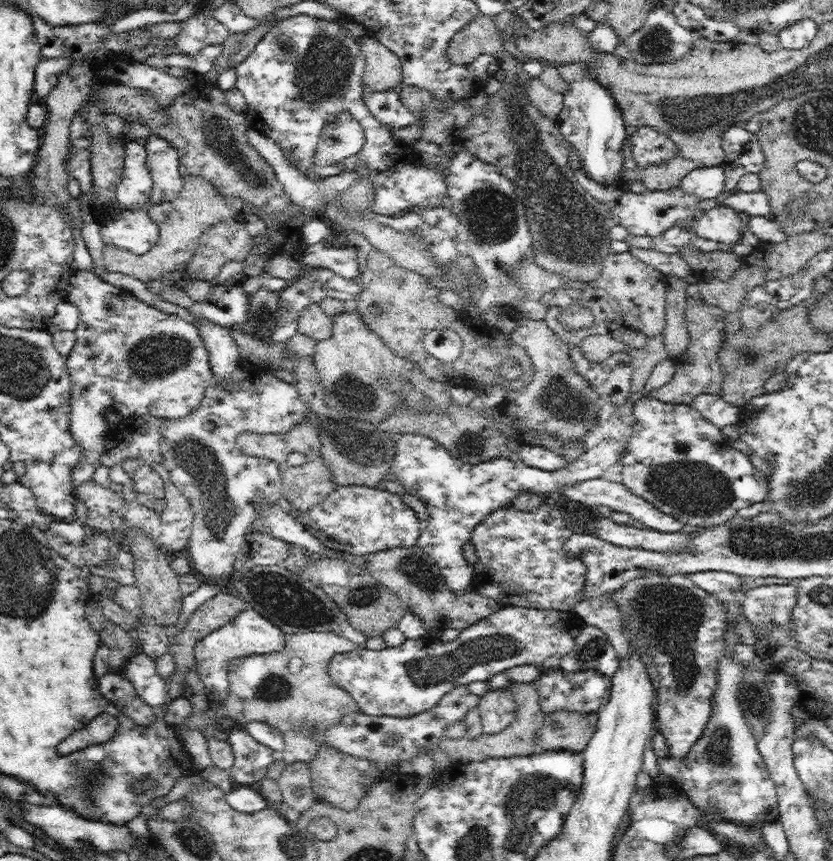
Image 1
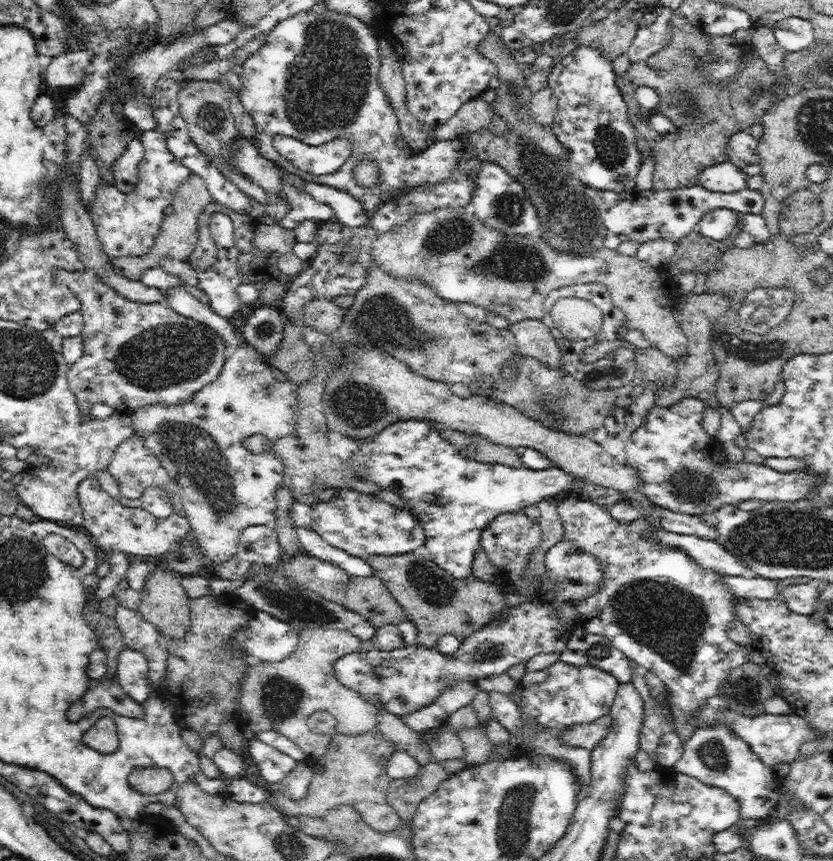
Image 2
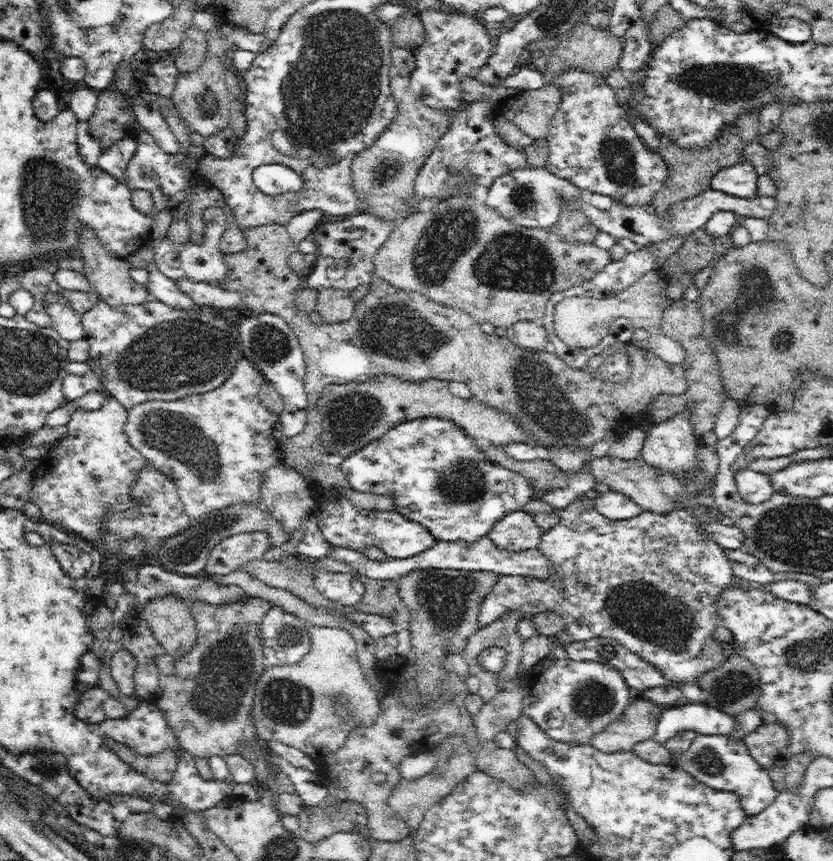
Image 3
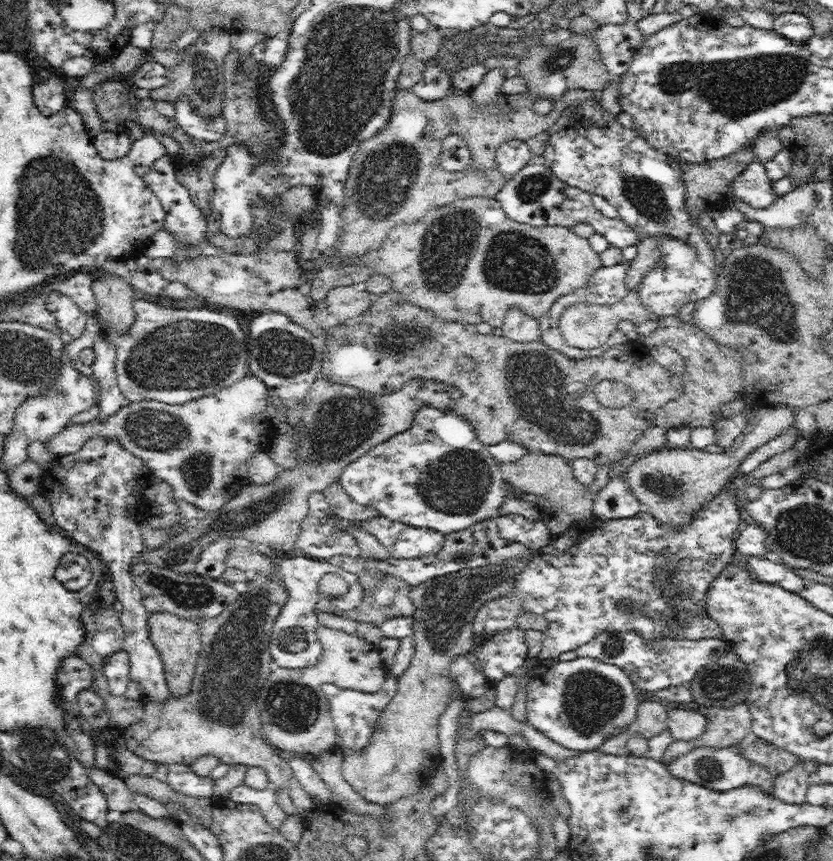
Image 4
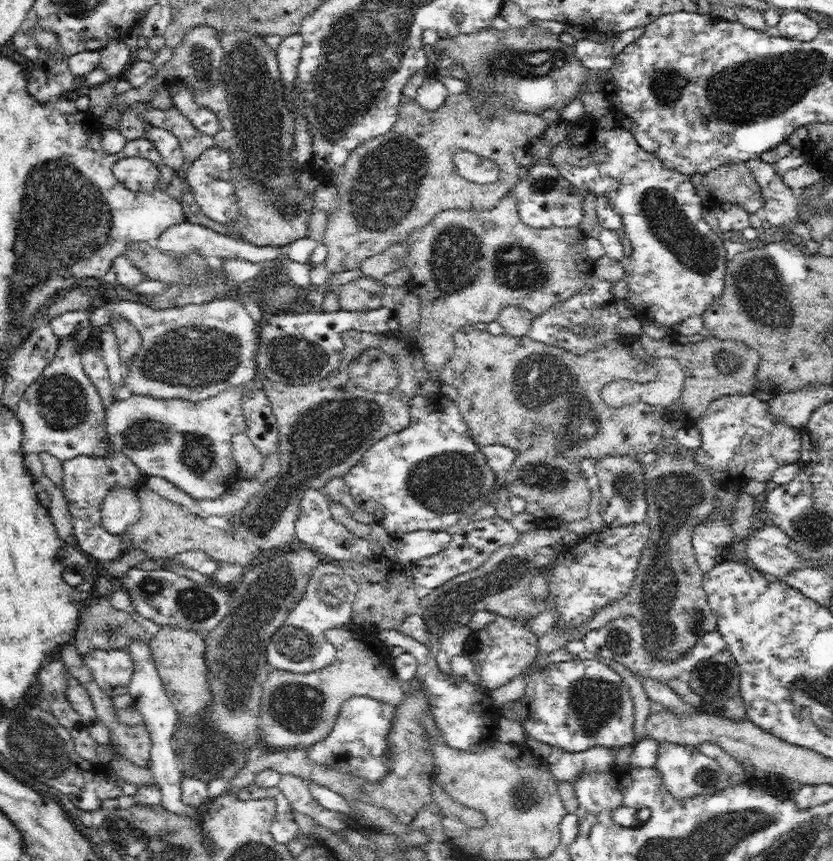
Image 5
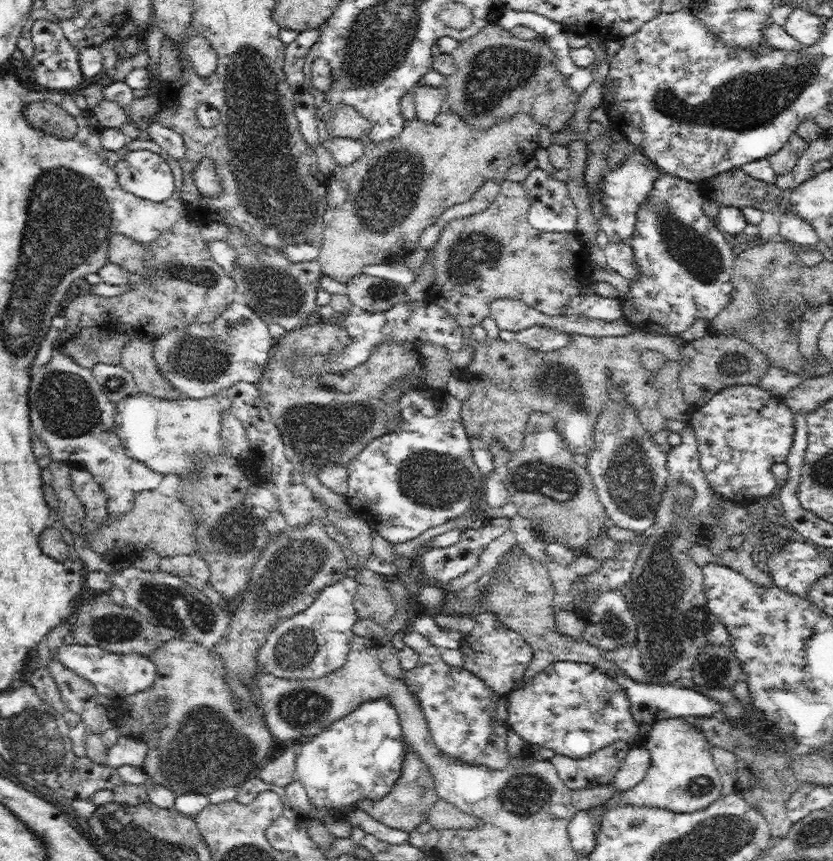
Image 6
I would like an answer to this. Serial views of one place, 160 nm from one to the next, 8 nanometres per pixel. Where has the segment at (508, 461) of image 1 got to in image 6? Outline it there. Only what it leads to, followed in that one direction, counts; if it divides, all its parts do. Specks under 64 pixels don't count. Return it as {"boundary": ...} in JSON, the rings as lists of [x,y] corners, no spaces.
{"boundary":[[[419,387],[402,395],[400,403],[403,418],[400,426],[369,442],[346,464],[349,488],[344,496],[348,506],[390,544],[414,540],[428,528],[462,516],[486,479],[473,461],[472,442],[462,423],[461,400],[450,395],[445,388]]]}

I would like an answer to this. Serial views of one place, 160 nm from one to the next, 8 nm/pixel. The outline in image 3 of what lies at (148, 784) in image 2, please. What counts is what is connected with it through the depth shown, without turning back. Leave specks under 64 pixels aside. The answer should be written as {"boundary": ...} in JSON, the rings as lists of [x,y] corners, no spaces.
{"boundary":[[[246,596],[238,602],[222,604],[222,606],[210,606],[199,600],[190,605],[195,620],[195,628],[198,632],[196,644],[190,652],[186,652],[180,658],[169,656],[164,651],[160,651],[155,658],[159,670],[159,685],[156,692],[153,692],[154,704],[160,709],[169,727],[174,731],[179,747],[164,749],[157,755],[144,756],[135,753],[124,743],[115,742],[111,738],[106,740],[106,745],[112,747],[118,757],[136,771],[150,777],[150,779],[164,783],[170,783],[177,770],[180,754],[187,752],[187,754],[193,755],[194,759],[209,759],[216,755],[226,757],[238,752],[240,742],[250,742],[260,760],[264,760],[271,769],[269,762],[267,762],[270,750],[259,740],[252,720],[252,704],[256,682],[266,667],[264,653],[262,653],[262,639],[260,639],[262,618],[272,608],[271,602],[258,597]]]}

